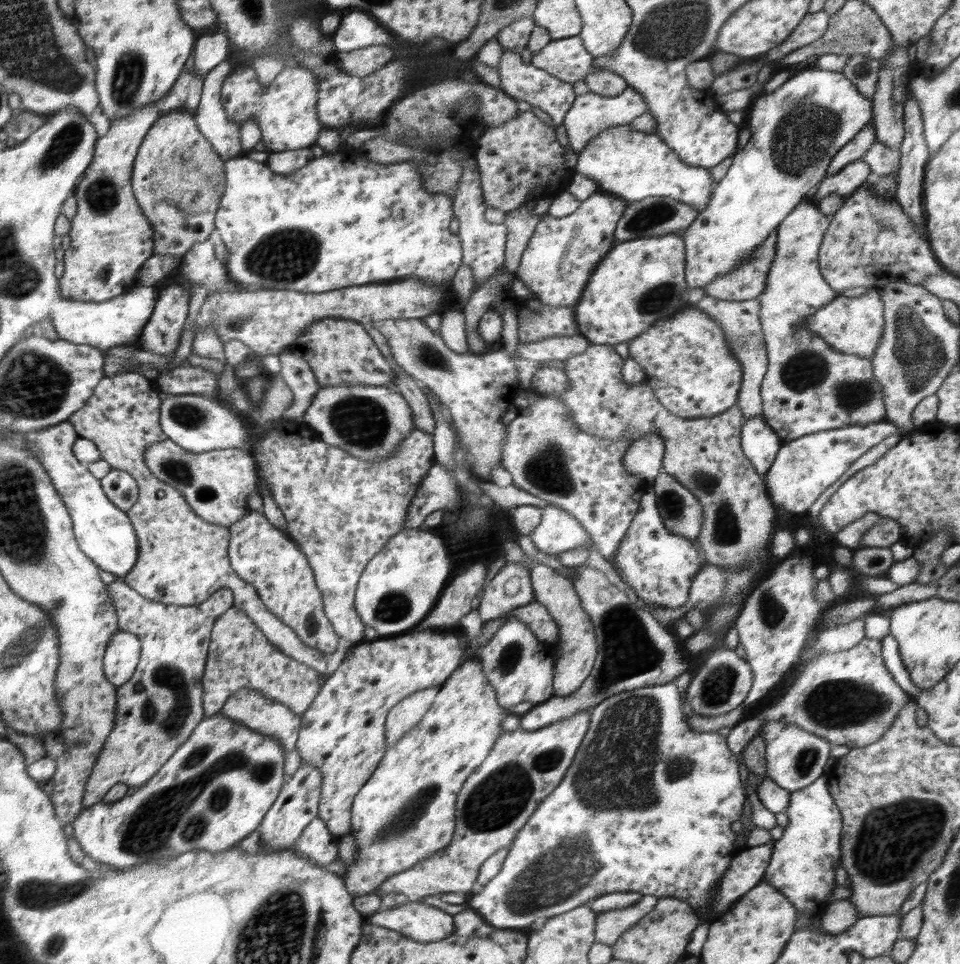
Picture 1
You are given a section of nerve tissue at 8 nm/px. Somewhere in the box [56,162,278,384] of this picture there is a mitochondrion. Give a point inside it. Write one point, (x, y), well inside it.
(102, 193)

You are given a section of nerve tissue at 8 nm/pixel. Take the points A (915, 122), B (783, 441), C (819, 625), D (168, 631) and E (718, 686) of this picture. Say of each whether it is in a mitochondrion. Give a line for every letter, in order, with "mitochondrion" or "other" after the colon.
A: other
B: other
C: other
D: other
E: mitochondrion

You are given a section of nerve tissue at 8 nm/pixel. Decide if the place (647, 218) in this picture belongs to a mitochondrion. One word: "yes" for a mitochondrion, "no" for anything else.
yes

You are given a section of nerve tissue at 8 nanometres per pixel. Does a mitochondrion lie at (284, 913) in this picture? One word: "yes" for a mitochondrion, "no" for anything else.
yes

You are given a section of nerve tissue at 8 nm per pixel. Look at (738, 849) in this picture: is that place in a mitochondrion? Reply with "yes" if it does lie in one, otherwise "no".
no

